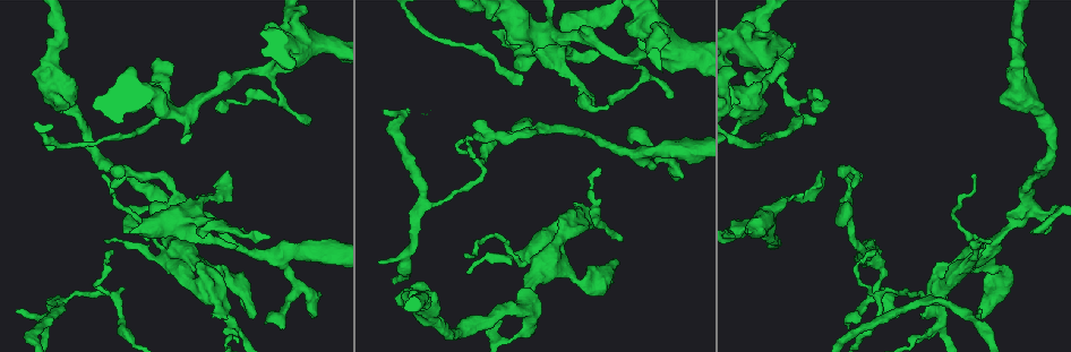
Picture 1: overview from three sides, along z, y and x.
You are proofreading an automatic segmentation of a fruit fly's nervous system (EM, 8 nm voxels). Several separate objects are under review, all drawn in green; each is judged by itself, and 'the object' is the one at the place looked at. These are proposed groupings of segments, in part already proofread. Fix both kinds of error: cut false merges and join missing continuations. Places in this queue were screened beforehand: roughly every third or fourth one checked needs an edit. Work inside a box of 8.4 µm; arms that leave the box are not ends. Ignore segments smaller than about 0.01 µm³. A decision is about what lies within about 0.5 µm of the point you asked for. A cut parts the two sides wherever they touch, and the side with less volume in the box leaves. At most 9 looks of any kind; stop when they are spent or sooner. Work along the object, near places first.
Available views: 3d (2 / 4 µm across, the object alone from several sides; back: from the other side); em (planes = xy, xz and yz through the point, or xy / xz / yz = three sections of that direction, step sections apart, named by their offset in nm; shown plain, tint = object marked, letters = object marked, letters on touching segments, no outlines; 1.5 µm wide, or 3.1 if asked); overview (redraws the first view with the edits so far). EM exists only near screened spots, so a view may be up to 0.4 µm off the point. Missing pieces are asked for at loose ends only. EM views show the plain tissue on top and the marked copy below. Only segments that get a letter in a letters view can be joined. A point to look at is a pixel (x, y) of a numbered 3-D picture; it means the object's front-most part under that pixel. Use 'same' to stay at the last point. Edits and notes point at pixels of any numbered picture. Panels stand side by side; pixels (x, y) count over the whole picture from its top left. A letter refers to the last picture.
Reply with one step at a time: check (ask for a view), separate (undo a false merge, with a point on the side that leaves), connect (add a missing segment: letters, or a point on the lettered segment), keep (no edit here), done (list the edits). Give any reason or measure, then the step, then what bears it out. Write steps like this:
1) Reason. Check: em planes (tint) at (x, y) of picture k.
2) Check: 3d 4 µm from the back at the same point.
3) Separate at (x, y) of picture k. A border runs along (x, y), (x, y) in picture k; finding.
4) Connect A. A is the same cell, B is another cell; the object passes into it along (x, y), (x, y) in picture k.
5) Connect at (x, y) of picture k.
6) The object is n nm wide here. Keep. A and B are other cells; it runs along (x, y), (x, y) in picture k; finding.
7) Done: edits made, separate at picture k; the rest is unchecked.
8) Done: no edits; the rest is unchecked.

Thick turns thin. Check: 3d 2 µm at (595, 220) of picture 1.

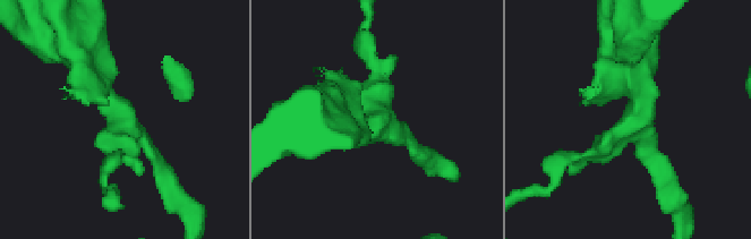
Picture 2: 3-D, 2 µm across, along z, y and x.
3 arms meet here; now the EM. Check: em yz step 8 (tint) at (636, 122) of picture 2.

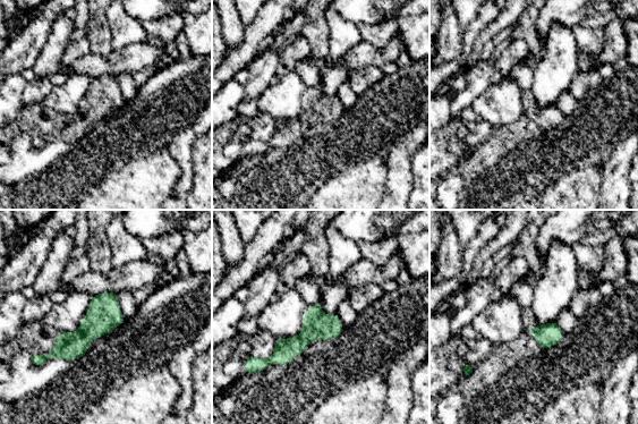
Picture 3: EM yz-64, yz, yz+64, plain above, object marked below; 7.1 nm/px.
Cut it another way. Check: em planes (letters) at the same point.

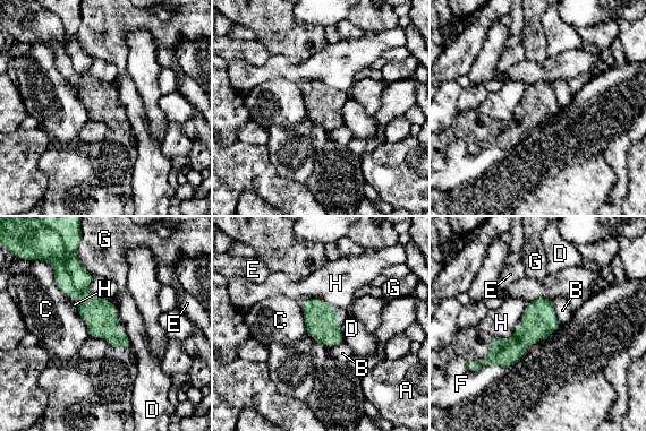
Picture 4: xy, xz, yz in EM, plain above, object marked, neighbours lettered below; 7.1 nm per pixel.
The longest contact is with H, 360 nm. Separate at (50, 248) of picture 4. A, B, C, D, E, F, G and H are other cells; a second neuron is stuck on.

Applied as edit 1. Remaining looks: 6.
Redraw. Check: overview.

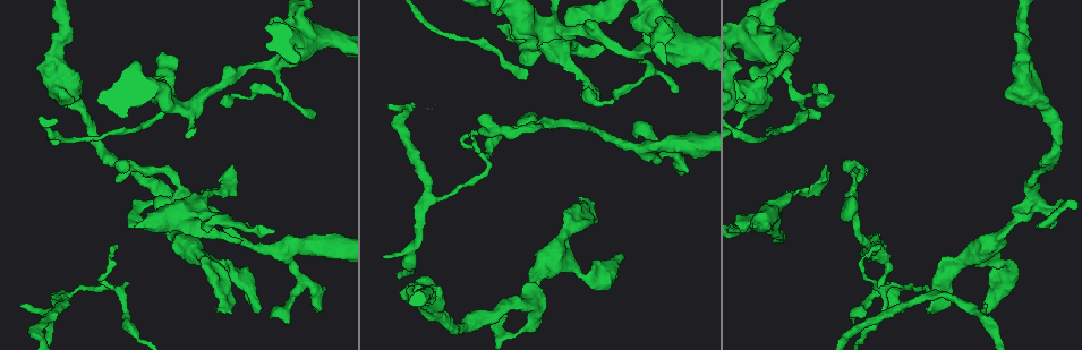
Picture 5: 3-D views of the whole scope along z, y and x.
Branch point. Check: 3d 4 µm at (1033, 200) of picture 5.

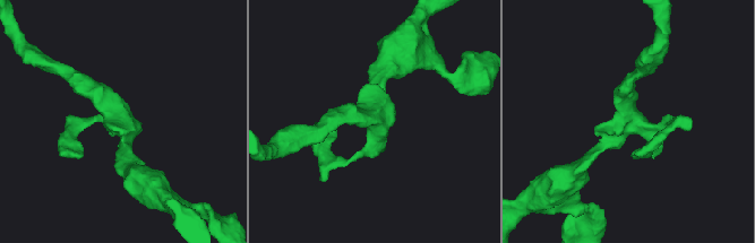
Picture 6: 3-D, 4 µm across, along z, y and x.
Check: em xy step 4 (tint) at (628, 115) of picture 6.

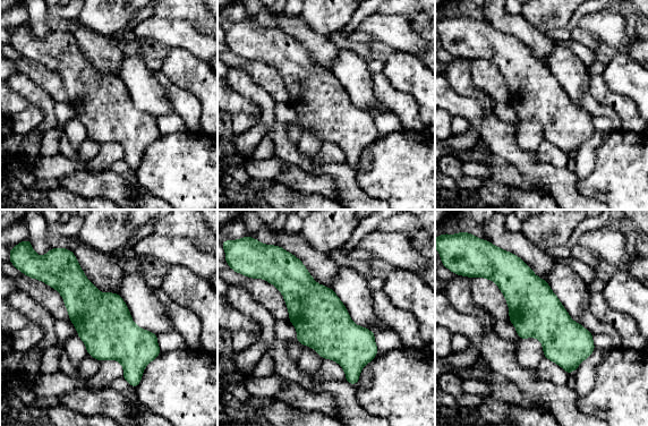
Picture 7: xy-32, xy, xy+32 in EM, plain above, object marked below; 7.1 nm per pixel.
Another direction. Check: em planes (letters) at the same point.

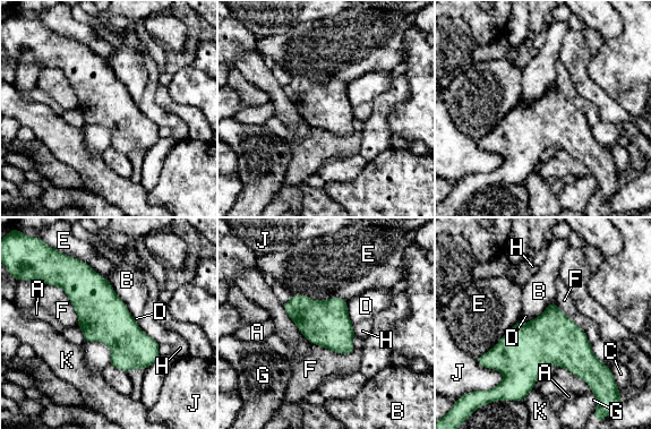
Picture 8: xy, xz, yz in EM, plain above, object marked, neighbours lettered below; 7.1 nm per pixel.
The object is 260 nm wide here. Keep. A, B, C, D, E, F, G, H, J and K are other cells; a border runs along (44, 283), (65, 292), (77, 324) in picture 8; continuous, no second neuron.

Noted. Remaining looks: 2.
Thin end. Check: em planes (letters) at (115, 248) of picture 5.

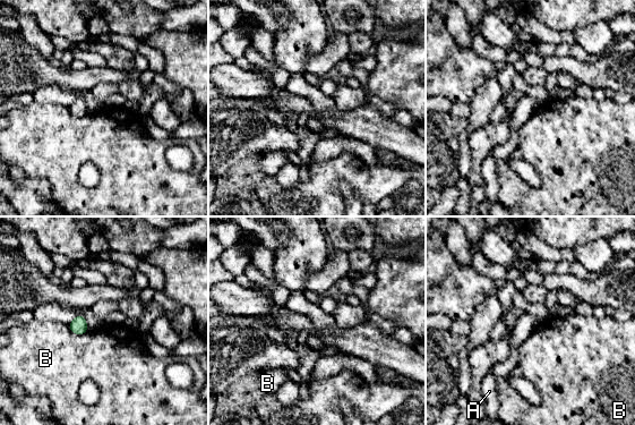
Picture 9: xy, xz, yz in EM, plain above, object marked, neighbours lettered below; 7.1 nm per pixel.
Keep. A and B are other cells; a border runs along (67, 325), (78, 334), (87, 331) in picture 9; no lettered segment goes on from it.

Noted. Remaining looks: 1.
Done: edits made, separate at picture 4; the rest is unchecked.

